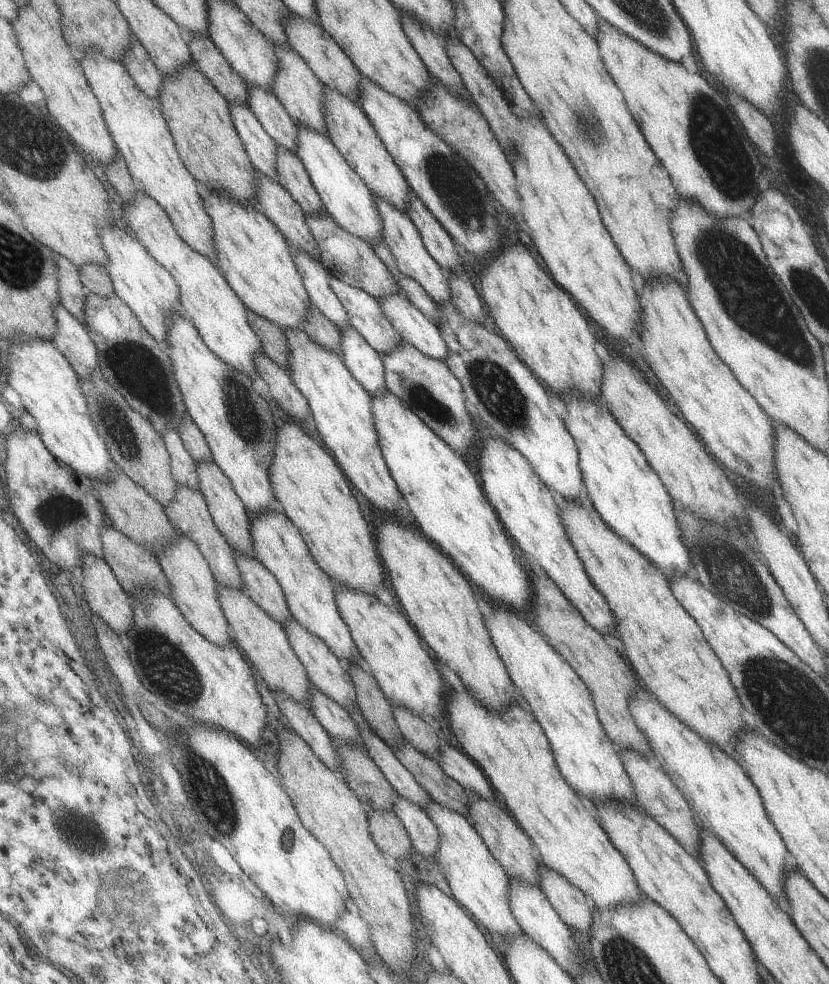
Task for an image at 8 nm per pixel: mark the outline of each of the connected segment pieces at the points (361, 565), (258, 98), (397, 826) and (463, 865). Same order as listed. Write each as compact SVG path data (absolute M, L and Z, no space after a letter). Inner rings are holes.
M296 421L286 422L275 430L275 445L269 473L272 492L281 504L283 513L300 531L318 566L331 576L336 584L346 585L376 597L376 586L382 582L382 562L376 552L372 532L360 512L348 479L330 452L324 449L318 440L304 432Z
M247 85L247 105L278 147L296 153L296 124L273 92Z
M392 810L374 811L367 815L370 836L383 853L404 860L413 846L400 819Z
M429 797L428 800L425 802L425 811L438 833L435 861L449 884L451 896L488 928L496 942L502 937L522 933L509 905L507 874L492 856L475 826L463 814Z

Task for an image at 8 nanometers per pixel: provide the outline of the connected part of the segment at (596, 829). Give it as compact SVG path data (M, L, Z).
M468 690L454 691L446 698L446 702L450 716L450 732L457 737L464 752L481 768L503 807L530 837L540 864L558 872L568 882L585 892L596 907L632 902L632 898L638 896L638 888L628 863L614 848L592 807L560 774L556 766L555 753L552 752L544 731L532 718L532 712L524 710L520 704L512 704L504 710L490 712Z

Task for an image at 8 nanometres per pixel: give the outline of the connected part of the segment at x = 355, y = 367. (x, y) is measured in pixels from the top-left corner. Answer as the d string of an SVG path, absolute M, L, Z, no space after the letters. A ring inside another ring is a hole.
M354 327L339 330L343 363L348 372L372 395L388 391L385 388L384 365L376 352Z

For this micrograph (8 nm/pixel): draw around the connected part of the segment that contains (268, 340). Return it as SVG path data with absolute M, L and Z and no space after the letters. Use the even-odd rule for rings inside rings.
M247 309L247 317L254 334L259 336L263 353L283 369L289 370L289 348L282 328L250 309Z

